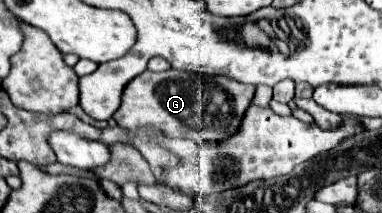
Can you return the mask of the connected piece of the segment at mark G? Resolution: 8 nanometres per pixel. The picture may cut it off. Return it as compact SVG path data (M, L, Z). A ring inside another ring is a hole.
M166 70L166 72L142 72L132 78L122 90L122 104L114 114L118 126L132 132L134 146L142 152L142 156L150 162L152 172L162 166L176 164L176 158L164 150L162 146L148 140L144 134L146 126L154 126L166 136L174 138L190 138L196 142L222 140L236 132L250 100L254 96L254 88L246 84L238 84L224 76L198 76L182 70Z

